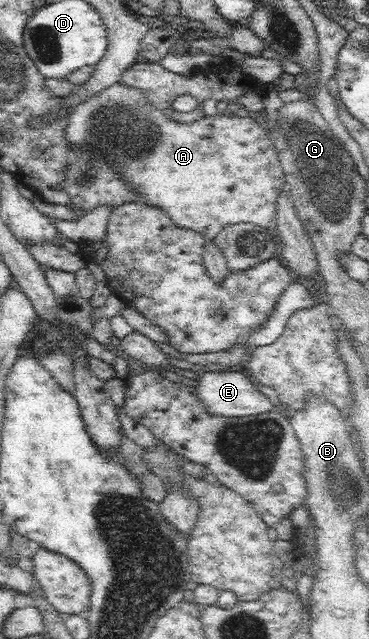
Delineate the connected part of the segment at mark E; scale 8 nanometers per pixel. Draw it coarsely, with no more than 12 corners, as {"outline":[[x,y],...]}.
{"outline":[[238,371],[200,372],[194,388],[210,414],[244,417],[275,409]]}

